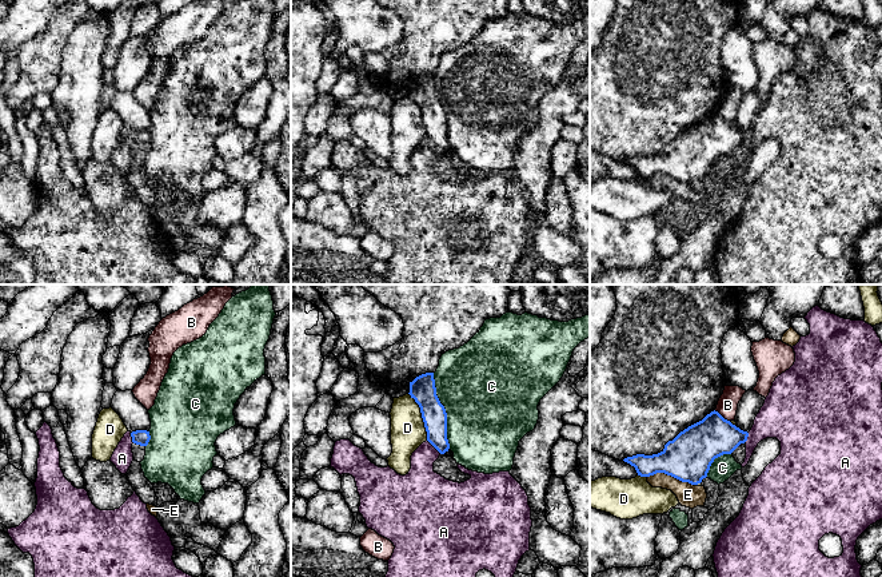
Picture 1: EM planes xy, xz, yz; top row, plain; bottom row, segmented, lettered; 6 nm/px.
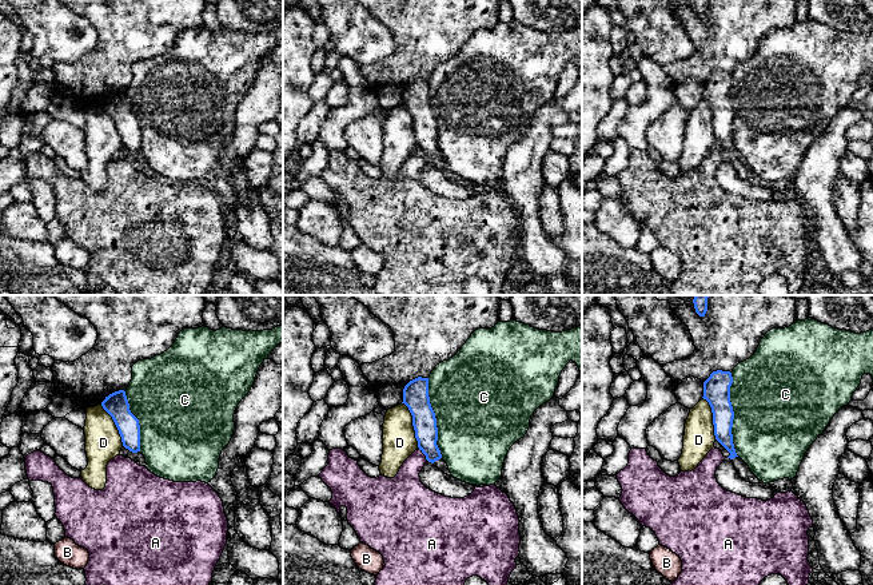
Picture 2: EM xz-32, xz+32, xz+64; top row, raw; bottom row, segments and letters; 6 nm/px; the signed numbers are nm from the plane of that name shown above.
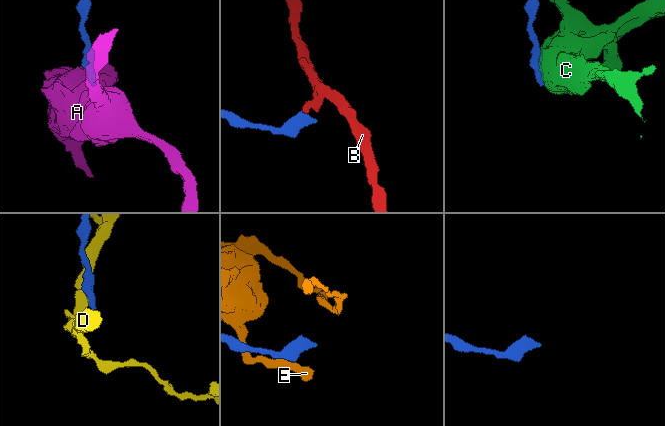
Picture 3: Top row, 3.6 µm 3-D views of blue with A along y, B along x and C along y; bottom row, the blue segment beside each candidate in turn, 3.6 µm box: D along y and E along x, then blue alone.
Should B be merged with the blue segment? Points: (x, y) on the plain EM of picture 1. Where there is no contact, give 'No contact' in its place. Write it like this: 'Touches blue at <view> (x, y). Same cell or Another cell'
Touches blue at yz (721, 116). Another cell

